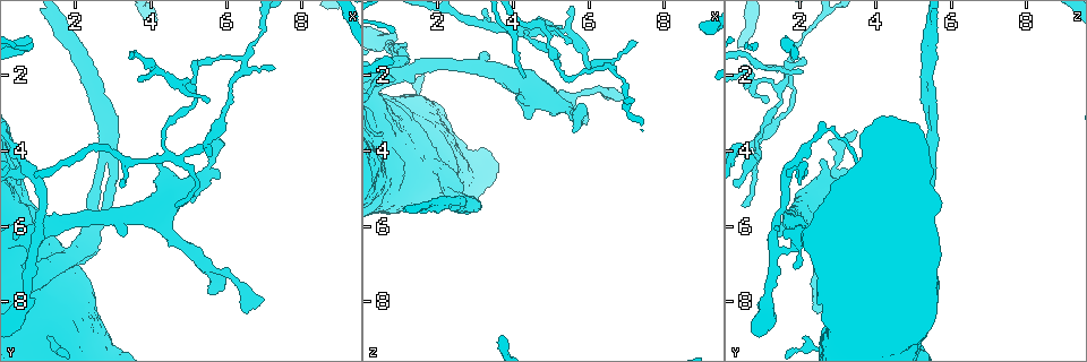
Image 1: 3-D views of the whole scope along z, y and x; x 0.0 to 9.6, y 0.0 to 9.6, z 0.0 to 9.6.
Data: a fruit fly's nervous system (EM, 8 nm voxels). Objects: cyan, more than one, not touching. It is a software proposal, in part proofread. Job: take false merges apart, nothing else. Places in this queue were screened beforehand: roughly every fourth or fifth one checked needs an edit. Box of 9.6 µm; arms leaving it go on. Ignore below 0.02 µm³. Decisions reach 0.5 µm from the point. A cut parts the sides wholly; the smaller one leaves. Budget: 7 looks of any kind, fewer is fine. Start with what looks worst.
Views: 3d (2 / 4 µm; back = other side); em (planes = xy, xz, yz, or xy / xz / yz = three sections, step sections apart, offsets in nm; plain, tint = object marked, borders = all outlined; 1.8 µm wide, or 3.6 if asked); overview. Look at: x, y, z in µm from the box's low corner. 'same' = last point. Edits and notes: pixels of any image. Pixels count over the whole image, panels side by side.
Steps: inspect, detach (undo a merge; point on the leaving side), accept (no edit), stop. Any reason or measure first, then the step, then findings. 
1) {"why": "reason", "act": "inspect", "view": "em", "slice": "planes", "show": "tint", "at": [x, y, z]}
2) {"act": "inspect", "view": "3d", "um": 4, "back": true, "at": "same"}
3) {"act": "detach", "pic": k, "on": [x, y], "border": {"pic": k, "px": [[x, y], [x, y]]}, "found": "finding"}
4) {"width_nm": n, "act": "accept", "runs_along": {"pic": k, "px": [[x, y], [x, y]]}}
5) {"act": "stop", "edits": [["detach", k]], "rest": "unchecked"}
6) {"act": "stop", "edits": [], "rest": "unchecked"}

{"why": "touches itself", "act": "inspect", "view": "3d", "um": 2, "at": [2.85, 3.85, 5.50]}

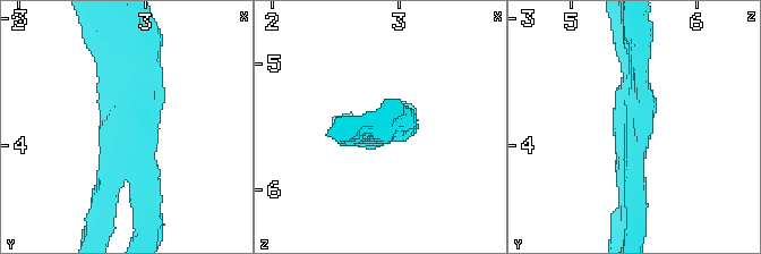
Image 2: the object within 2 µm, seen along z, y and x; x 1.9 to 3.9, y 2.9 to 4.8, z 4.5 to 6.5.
{"why": "need the tissue", "act": "inspect", "view": "em", "slice": "xz", "step": 8, "show": "tint", "at": [2.80, 3.86, 5.50]}

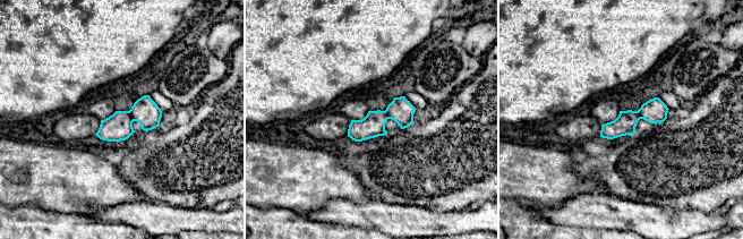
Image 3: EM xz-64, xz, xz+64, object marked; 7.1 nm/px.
{"act": "accept", "runs_along": {"pic": 3, "px": [[665, 110], [642, 112], [603, 134]]}, "found": "all the same cell"}

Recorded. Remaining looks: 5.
{"why": "side arm on a straight run", "act": "inspect", "view": "em", "slice": "xy", "step": 16, "show": "tint", "at": [0.85, 6.20, 1.95]}

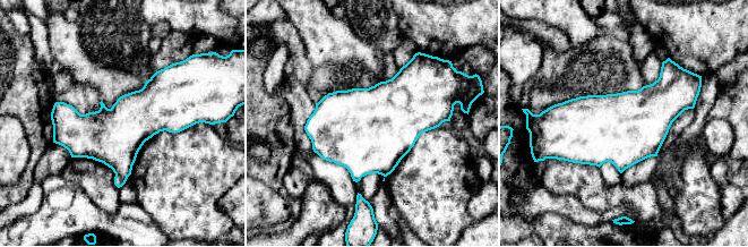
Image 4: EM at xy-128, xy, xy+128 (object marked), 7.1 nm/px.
{"act": "inspect", "view": "em", "slice": "planes", "show": "borders", "at": "same"}

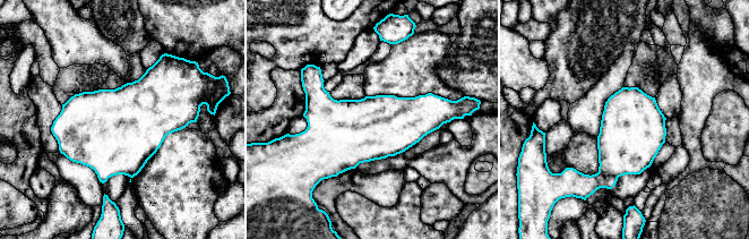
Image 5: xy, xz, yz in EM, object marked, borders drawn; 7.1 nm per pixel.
{"act": "detach", "pic": 5, "on": [575, 184], "border": {"pic": 5, "px": [[599, 171], [617, 178]]}, "found": "two cells meet here"}

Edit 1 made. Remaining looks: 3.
{"why": "redraw", "act": "inspect", "view": "overview"}

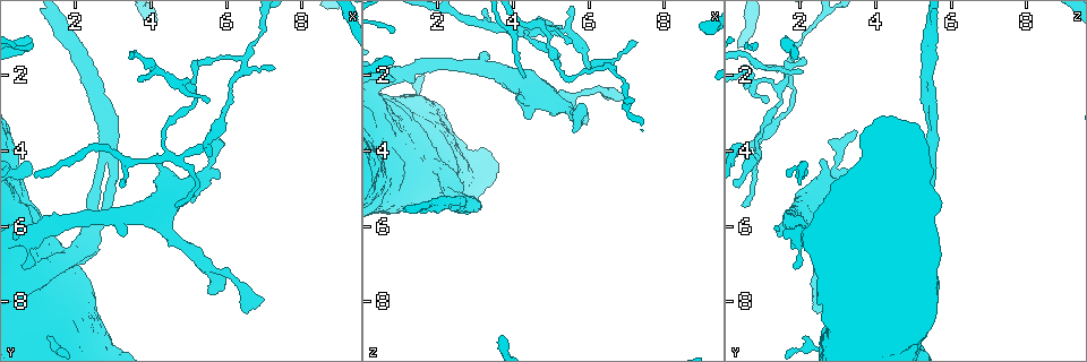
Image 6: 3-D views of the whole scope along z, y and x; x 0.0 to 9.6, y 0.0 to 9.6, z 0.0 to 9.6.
{"why": "narrows sharply", "act": "inspect", "view": "em", "slice": "xz", "step": 16, "show": "tint", "at": [5.55, 4.35, 2.90]}

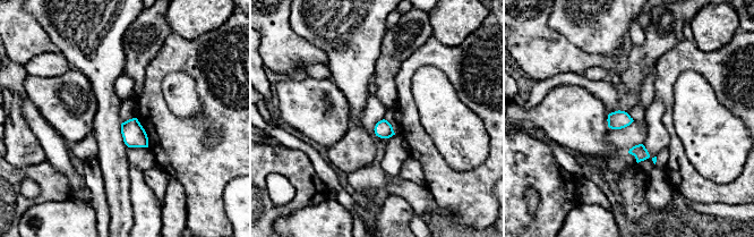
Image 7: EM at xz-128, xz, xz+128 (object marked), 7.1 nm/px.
{"why": "cut it another way", "act": "inspect", "view": "em", "slice": "yz", "step": 4, "show": "tint", "at": "same"}

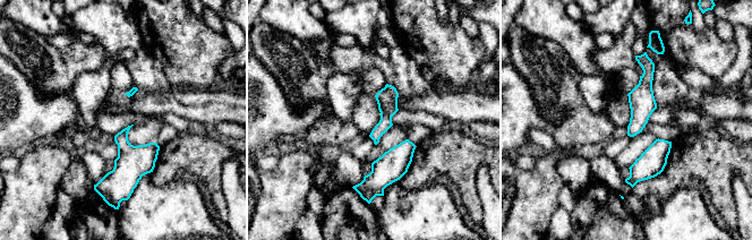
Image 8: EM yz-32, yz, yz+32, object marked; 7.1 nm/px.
{"act": "accept", "runs_along": {"pic": 8, "px": [[644, 57], [641, 110], [630, 133]]}, "found": "all the same cell"}

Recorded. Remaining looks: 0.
{"act": "stop", "edits": [["detach", 5]], "rest": "unchecked"}

